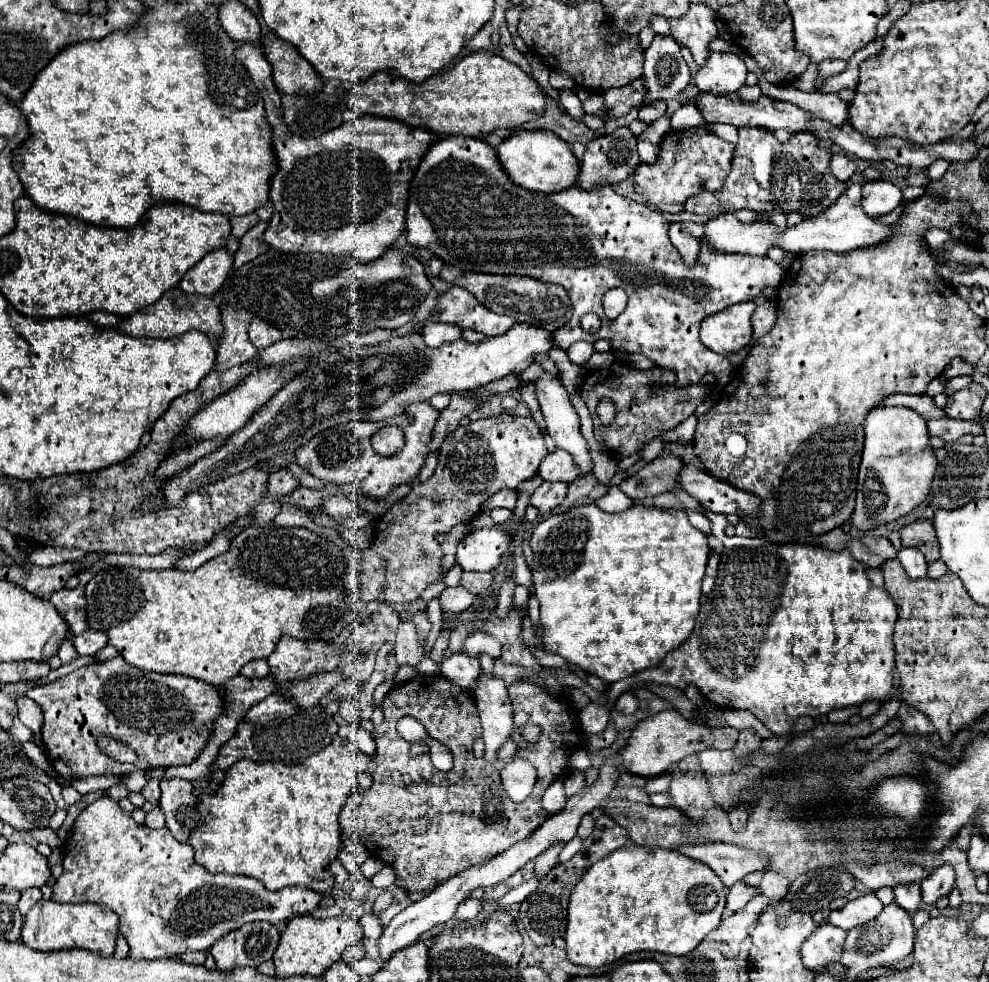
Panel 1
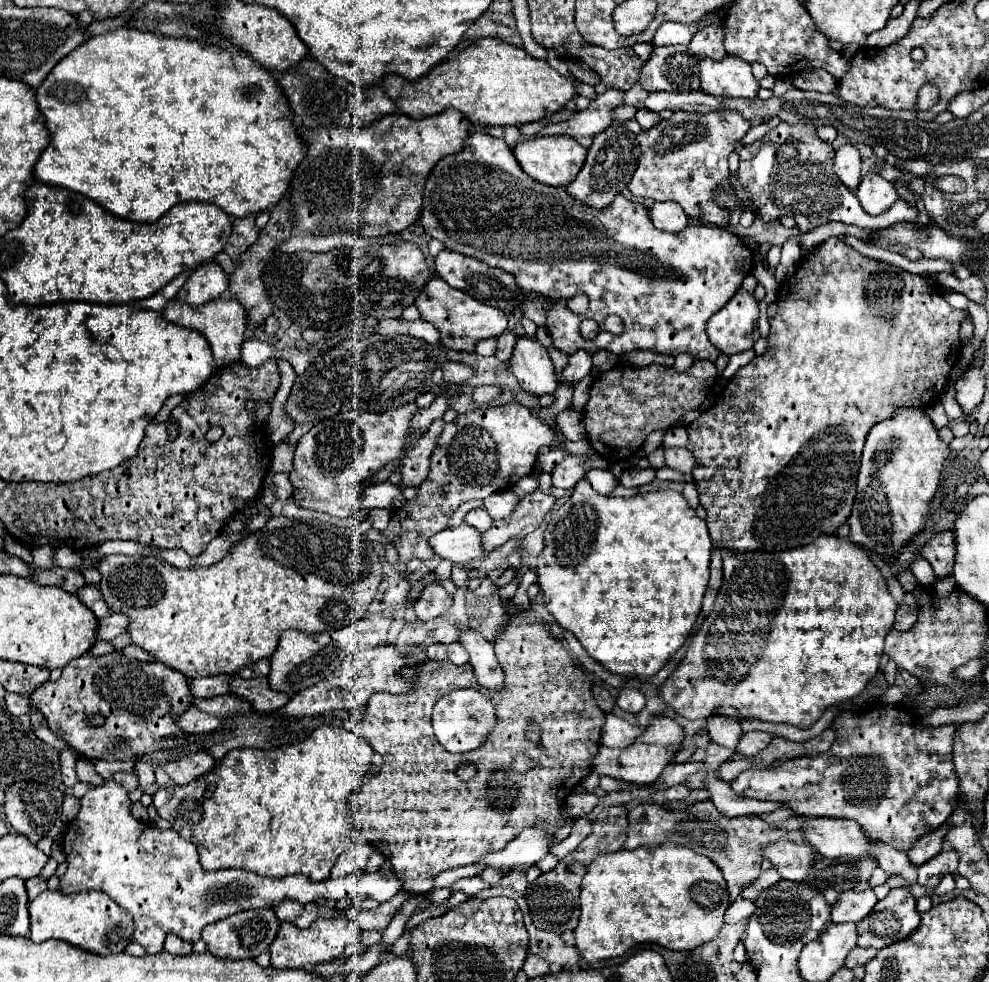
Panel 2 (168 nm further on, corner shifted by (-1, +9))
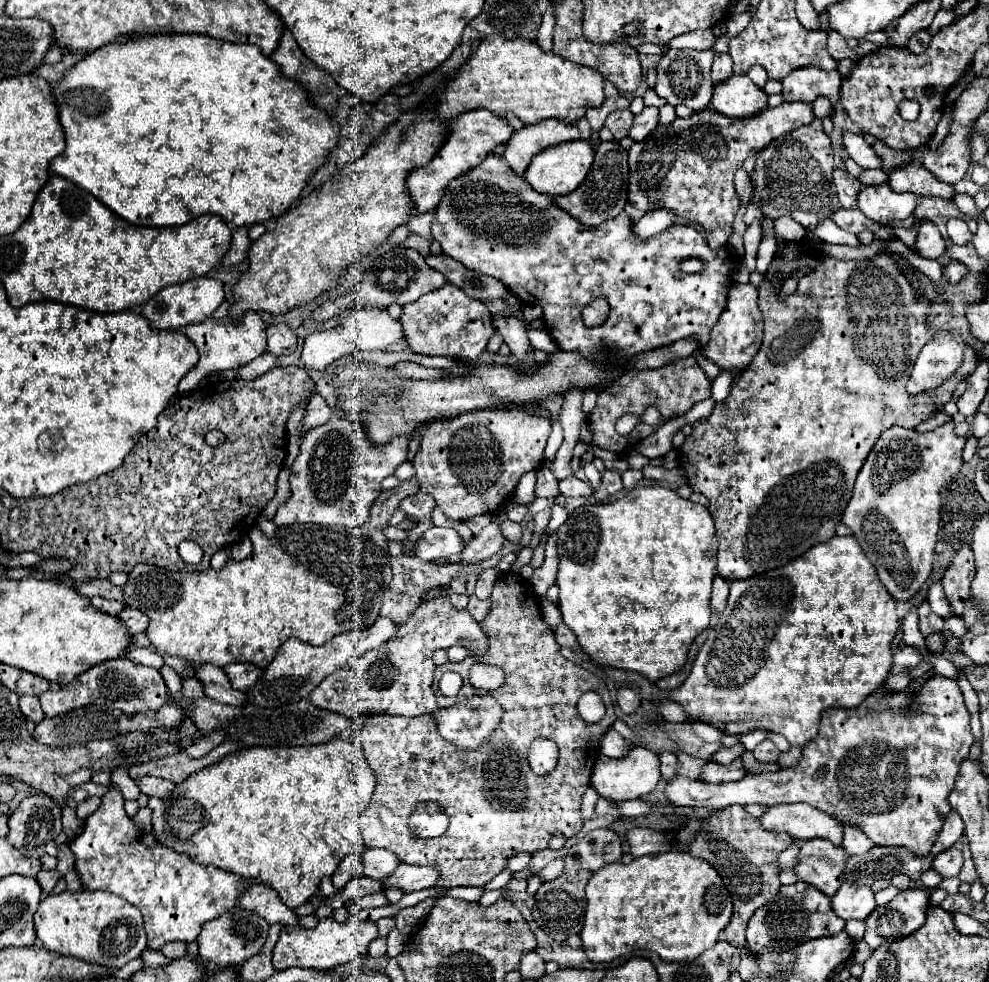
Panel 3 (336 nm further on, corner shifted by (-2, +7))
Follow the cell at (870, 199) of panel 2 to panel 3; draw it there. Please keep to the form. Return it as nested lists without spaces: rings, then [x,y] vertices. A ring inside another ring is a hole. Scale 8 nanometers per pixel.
[[[886,183],[864,187],[858,195],[856,207],[872,221],[892,225],[894,221],[908,219],[912,207],[916,207],[916,195],[912,193],[894,193]]]

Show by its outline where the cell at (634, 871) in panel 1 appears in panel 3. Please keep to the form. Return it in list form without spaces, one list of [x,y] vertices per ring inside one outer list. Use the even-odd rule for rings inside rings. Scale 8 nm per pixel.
[[[684,851],[644,855],[628,865],[620,861],[606,865],[590,877],[586,885],[586,899],[588,911],[580,937],[584,941],[584,953],[592,963],[606,963],[638,949],[654,951],[668,963],[696,959],[702,951],[716,945],[720,931],[732,917],[732,899],[718,871],[710,863],[704,863],[704,859],[696,859]]]

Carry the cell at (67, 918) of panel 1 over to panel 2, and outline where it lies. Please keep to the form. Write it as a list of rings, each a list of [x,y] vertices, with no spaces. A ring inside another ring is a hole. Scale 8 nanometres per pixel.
[[[43,891],[29,903],[31,913],[31,941],[41,943],[47,939],[61,939],[91,953],[109,955],[127,947],[133,933],[131,915],[121,909],[103,891],[83,891],[79,895],[65,895],[59,891]]]

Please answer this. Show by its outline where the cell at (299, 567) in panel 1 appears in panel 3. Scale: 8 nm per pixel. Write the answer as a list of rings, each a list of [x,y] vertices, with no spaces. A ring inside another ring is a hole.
[[[416,479],[402,481],[392,491],[382,491],[372,507],[372,519],[364,523],[364,527],[358,527],[358,533],[352,533],[352,529],[344,527],[322,527],[308,523],[282,527],[276,537],[268,539],[258,525],[254,525],[250,531],[250,541],[256,545],[256,551],[252,551],[252,555],[244,561],[226,563],[226,567],[220,571],[208,569],[202,573],[174,573],[164,571],[162,567],[134,567],[128,575],[128,583],[124,585],[126,603],[150,617],[146,631],[148,639],[166,655],[184,657],[188,663],[204,659],[204,663],[208,661],[218,667],[234,661],[246,661],[264,669],[276,657],[280,645],[290,637],[310,645],[322,645],[334,635],[372,627],[382,607],[382,595],[392,581],[384,527],[388,527],[388,521],[400,501],[416,491]]]

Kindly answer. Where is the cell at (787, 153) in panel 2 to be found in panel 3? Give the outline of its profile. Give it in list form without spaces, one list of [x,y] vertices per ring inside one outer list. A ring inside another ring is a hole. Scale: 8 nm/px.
[[[812,121],[784,137],[780,143],[766,147],[756,155],[756,169],[752,175],[754,205],[764,217],[792,217],[806,231],[812,231],[820,219],[832,217],[840,209],[836,203],[836,187],[832,183],[832,147],[828,135],[822,131],[822,121]]]

